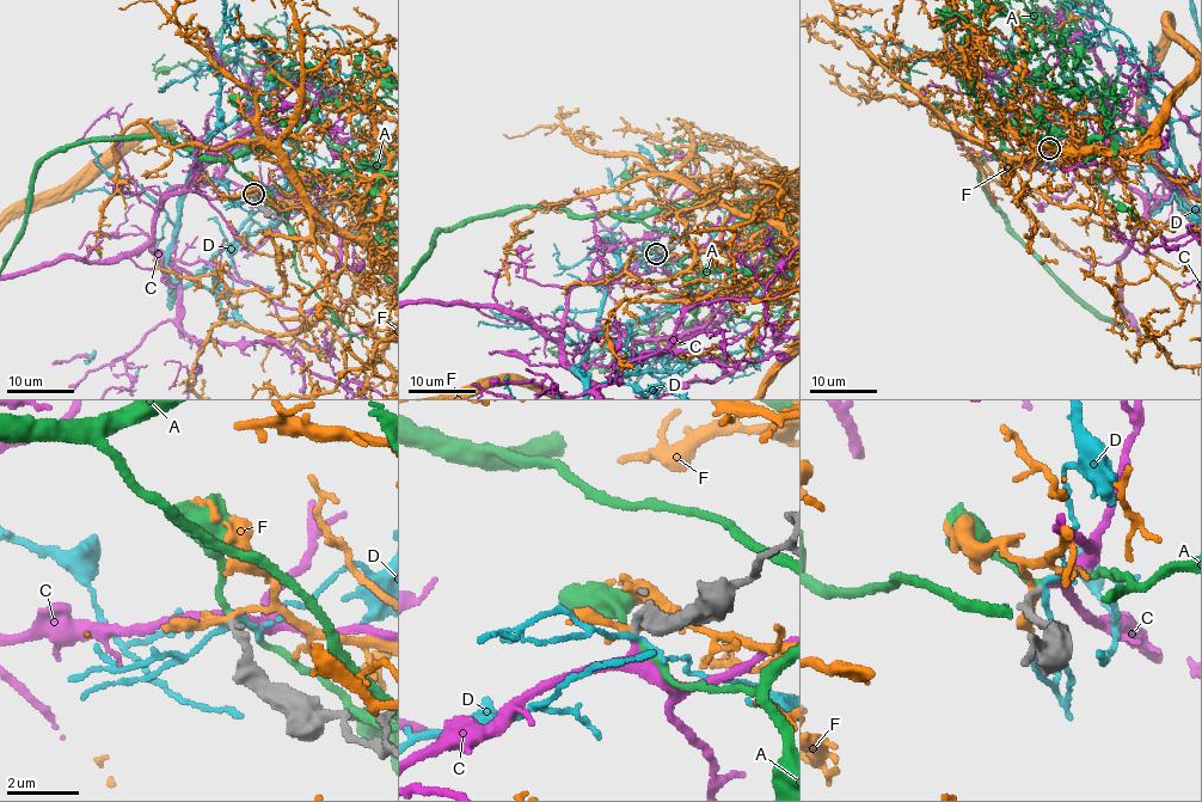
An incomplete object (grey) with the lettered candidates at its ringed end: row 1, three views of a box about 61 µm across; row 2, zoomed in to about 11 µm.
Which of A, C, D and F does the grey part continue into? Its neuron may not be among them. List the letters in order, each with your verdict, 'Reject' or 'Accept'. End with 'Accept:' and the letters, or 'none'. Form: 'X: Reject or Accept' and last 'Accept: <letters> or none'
A: Reject
C: Accept
D: Reject
F: Reject
Accept: C

